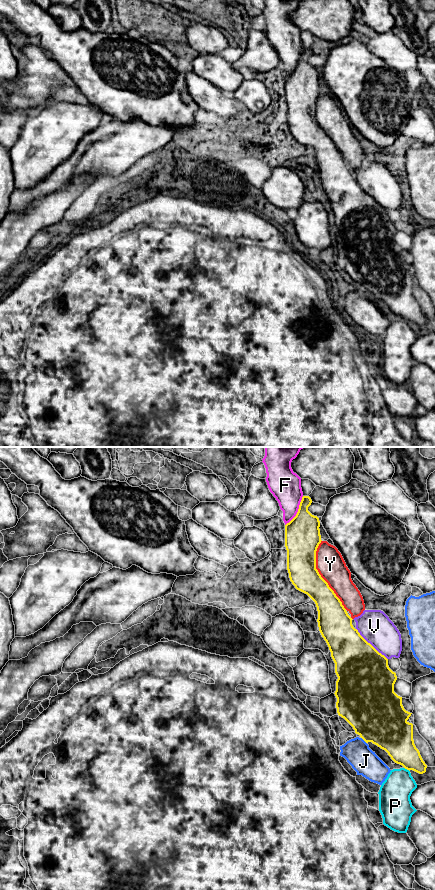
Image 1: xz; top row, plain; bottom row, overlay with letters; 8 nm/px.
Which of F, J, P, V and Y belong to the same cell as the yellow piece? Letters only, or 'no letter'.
F

